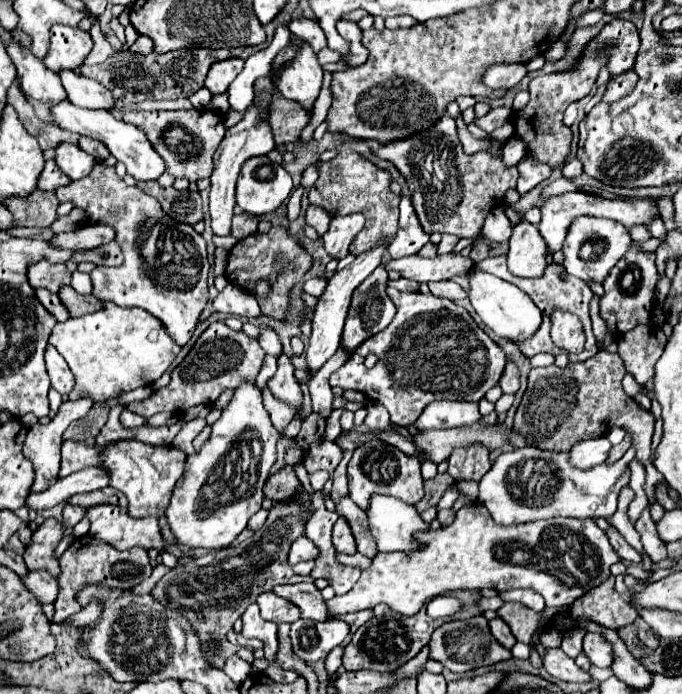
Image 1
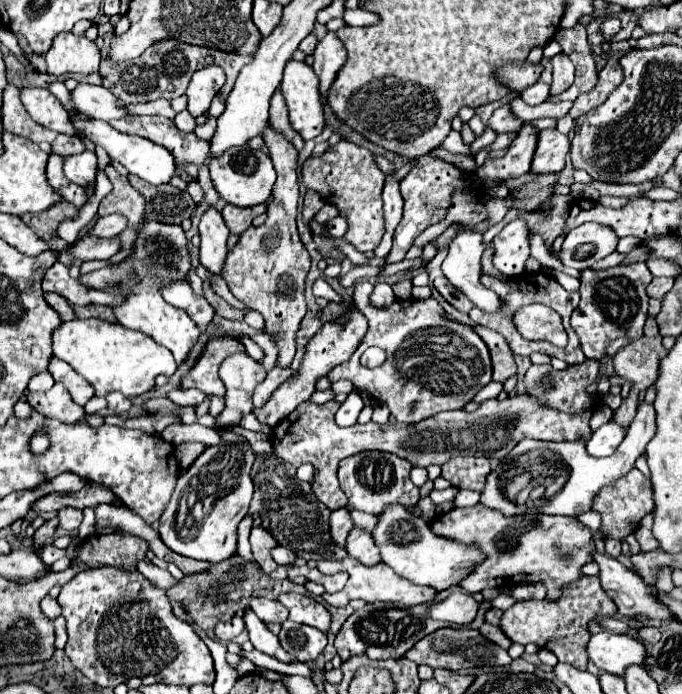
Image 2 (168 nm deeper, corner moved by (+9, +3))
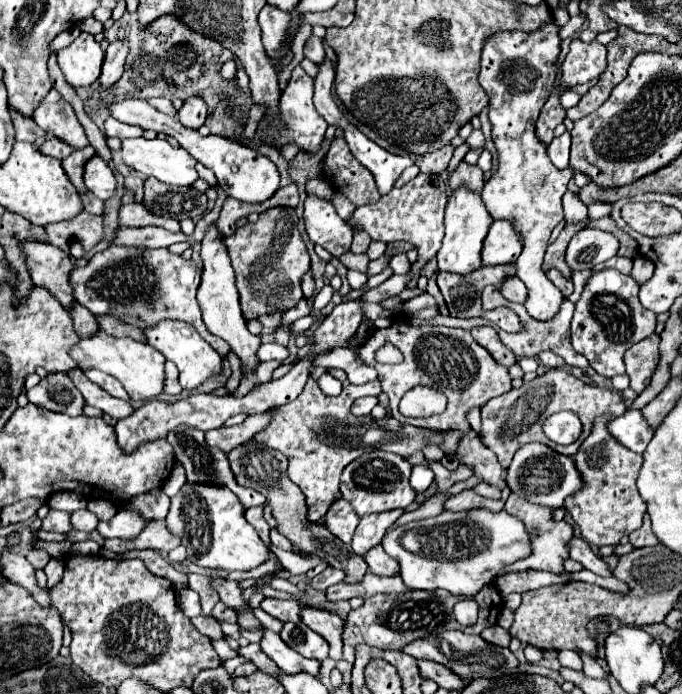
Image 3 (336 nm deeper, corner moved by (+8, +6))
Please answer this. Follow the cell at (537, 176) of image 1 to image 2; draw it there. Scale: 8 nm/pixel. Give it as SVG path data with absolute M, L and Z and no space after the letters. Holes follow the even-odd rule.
M546 129L538 133L538 143L534 151L534 161L530 173L554 173L564 167L564 159L570 151L570 141L556 129Z

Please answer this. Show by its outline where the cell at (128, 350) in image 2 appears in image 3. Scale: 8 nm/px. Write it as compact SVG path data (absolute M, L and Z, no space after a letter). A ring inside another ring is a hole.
M97 332L91 338L83 338L77 342L71 350L71 356L79 362L81 370L101 370L117 378L123 388L127 390L131 400L151 400L159 394L163 394L163 382L165 382L165 358L159 350L151 348L149 344L131 340L131 338L113 338L105 332Z

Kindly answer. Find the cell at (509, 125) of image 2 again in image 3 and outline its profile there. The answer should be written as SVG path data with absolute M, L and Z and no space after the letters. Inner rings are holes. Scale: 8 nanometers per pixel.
M555 20L543 24L543 28L537 28L535 32L497 32L485 40L479 72L479 84L489 96L491 138L499 154L499 168L485 182L481 198L495 220L509 220L513 230L521 234L523 252L515 264L517 276L529 290L525 310L535 320L551 320L565 300L545 276L543 256L553 228L563 220L561 196L567 190L573 170L557 170L551 164L543 142L535 136L535 120L555 86L559 52L561 38Z

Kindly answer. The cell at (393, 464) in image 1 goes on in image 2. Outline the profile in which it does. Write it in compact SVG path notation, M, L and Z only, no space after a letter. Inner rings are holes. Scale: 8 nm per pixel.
M364 451L342 459L338 467L338 479L342 491L348 497L350 507L378 515L388 503L400 503L406 507L418 503L420 495L418 487L410 481L410 469L412 465L406 463L406 459L398 459L398 455L382 451Z

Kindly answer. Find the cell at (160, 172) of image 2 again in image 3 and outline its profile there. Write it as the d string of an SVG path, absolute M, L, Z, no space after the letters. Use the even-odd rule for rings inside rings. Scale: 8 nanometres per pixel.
M129 138L123 140L123 160L133 170L153 176L171 186L193 186L199 178L195 160L183 148L173 148L167 140Z

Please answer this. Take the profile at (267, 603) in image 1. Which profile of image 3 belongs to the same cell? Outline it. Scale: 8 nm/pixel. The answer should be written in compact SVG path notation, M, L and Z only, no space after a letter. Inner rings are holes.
M265 598L265 600L261 602L261 608L263 608L267 614L279 618L281 622L301 622L299 612L301 612L303 606L301 606L299 602L295 602L295 600Z

